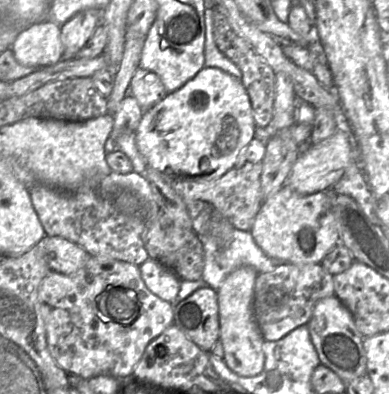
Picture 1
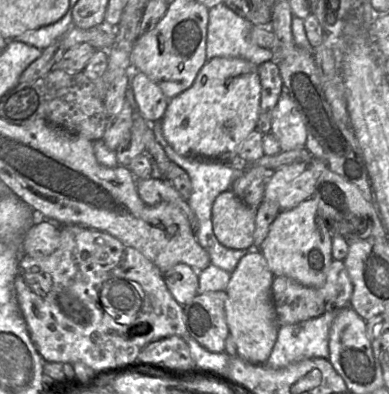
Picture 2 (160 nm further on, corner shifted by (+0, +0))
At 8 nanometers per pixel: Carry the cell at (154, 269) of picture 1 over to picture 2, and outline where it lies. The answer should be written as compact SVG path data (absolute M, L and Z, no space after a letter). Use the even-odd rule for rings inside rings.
M178 263L163 274L167 288L174 299L182 306L189 303L198 290L198 271L194 268Z

